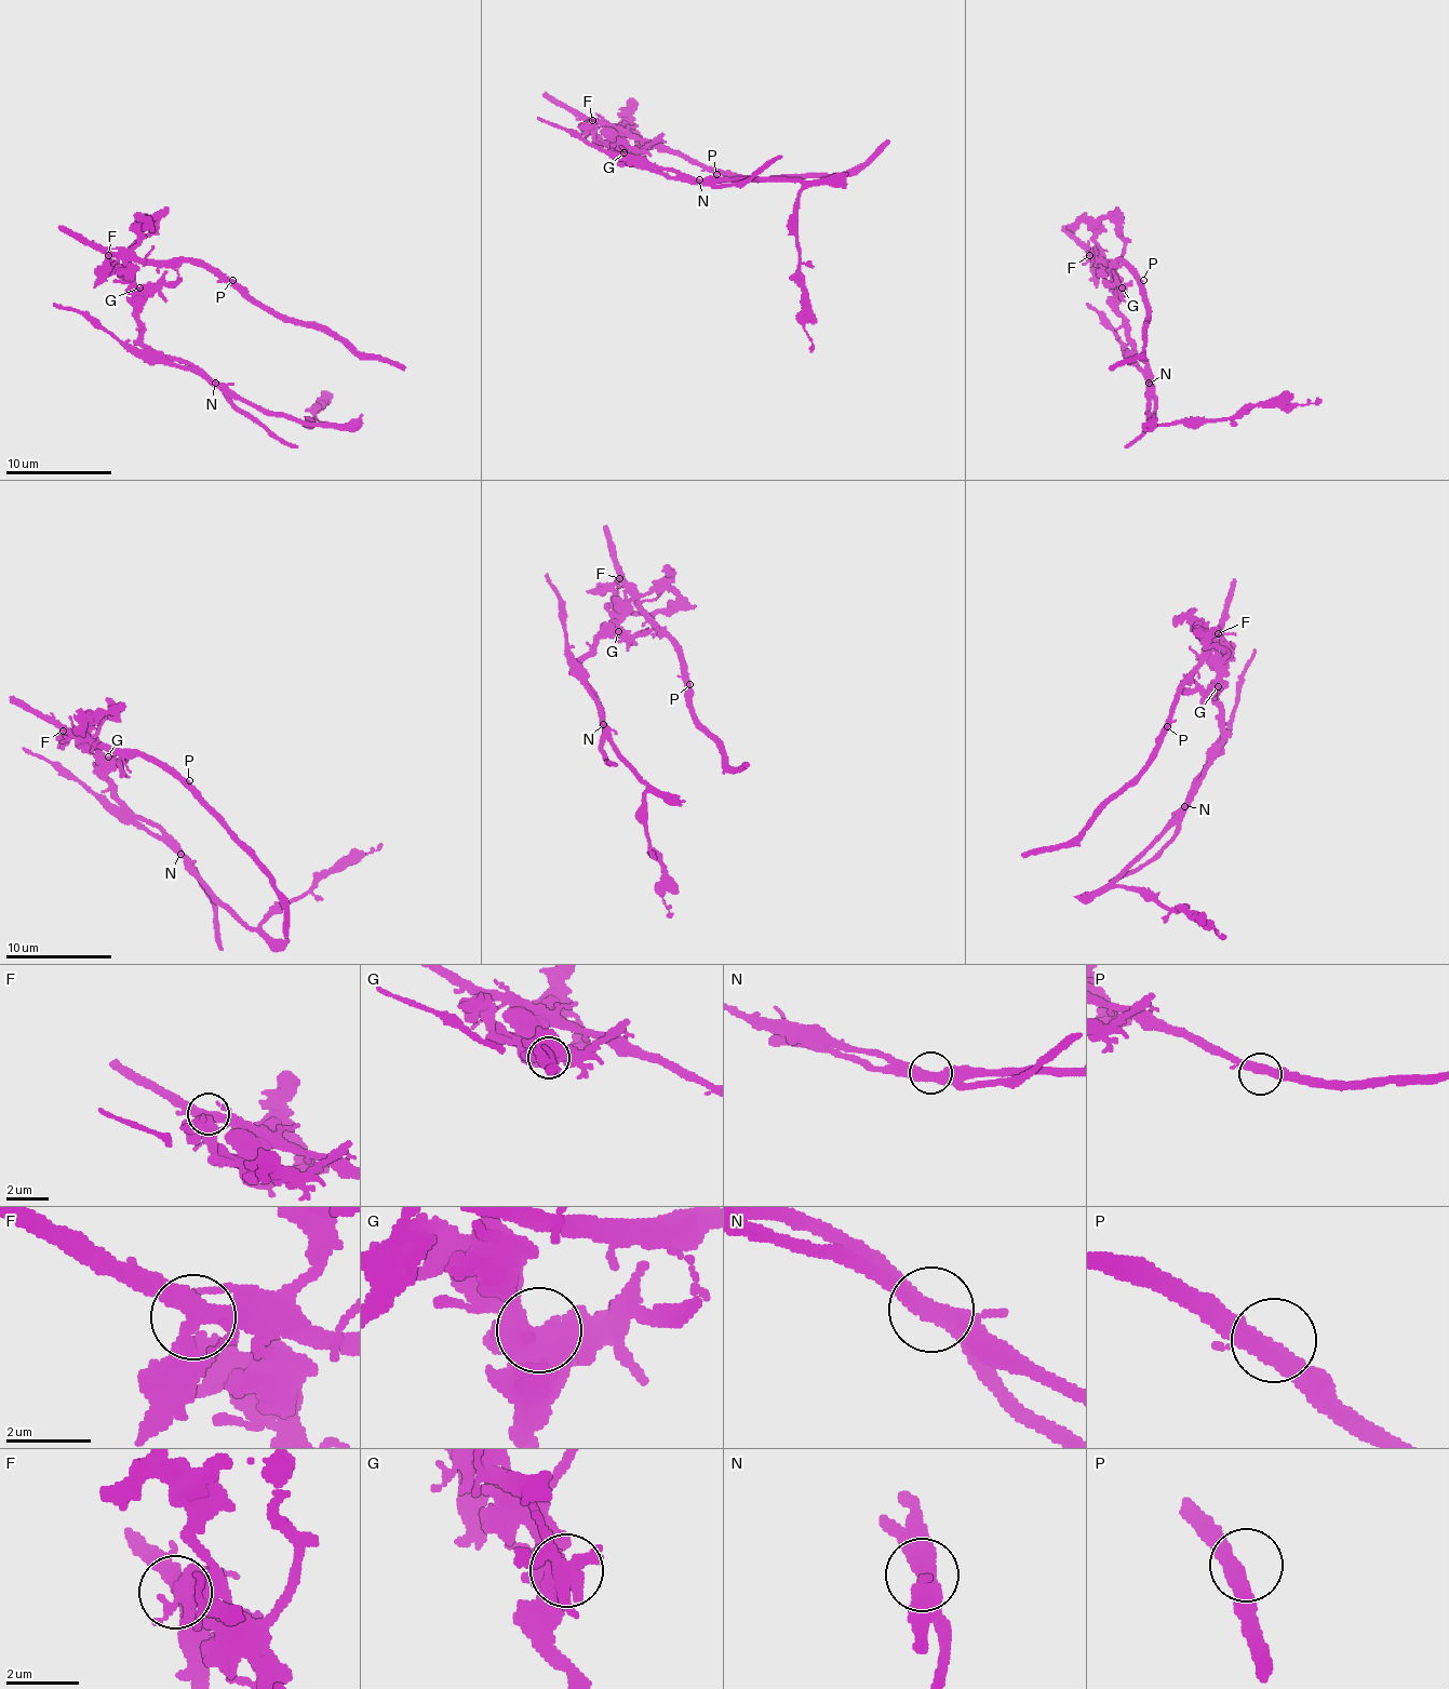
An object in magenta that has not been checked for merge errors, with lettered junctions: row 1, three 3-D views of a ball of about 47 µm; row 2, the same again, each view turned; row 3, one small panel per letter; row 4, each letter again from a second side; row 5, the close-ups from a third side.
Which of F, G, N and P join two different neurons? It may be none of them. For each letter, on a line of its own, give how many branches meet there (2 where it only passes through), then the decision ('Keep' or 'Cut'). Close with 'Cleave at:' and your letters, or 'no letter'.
F: Branches: 4. Cut
G: Branches: 5. Keep
N: Branches: 2. Cut
P: Branches: 3. Keep
Cleave at: F, N

